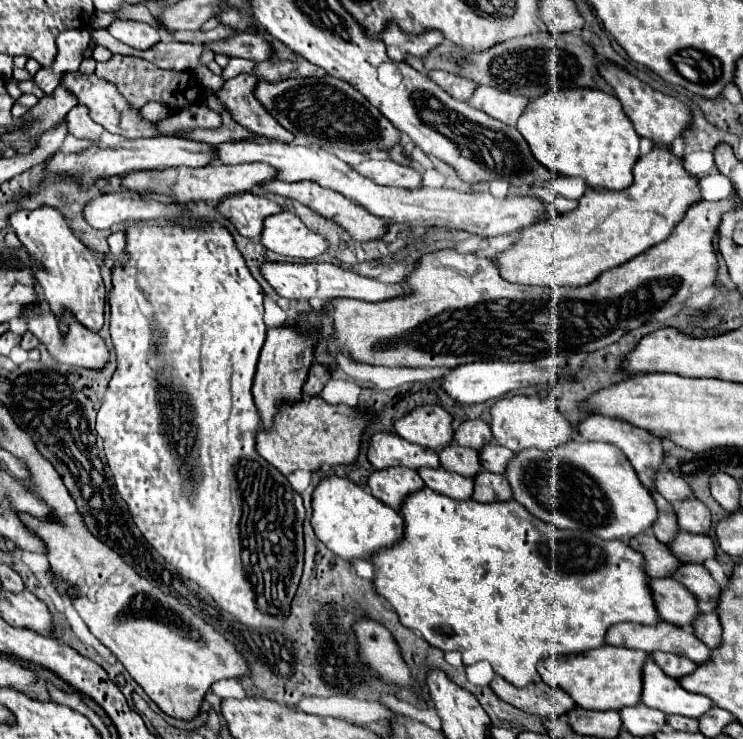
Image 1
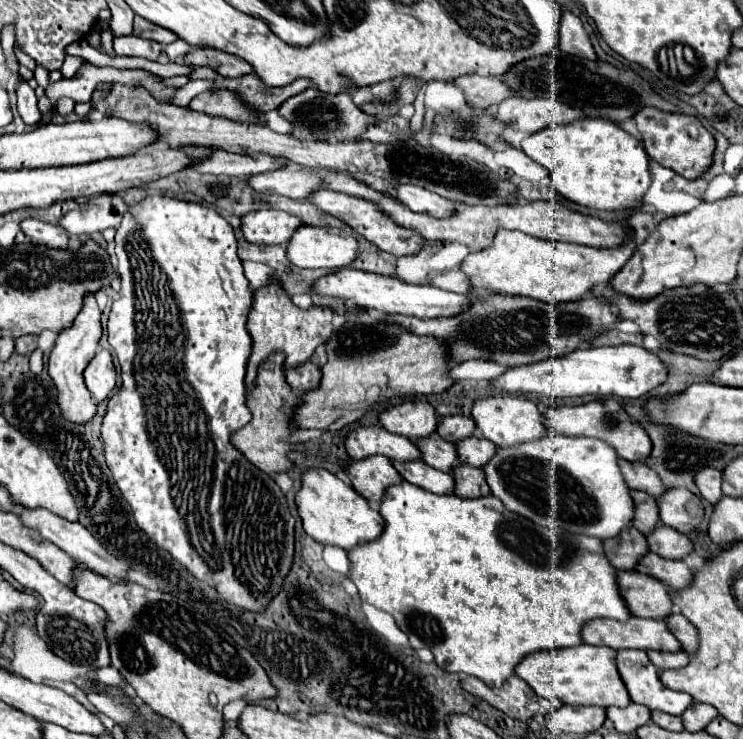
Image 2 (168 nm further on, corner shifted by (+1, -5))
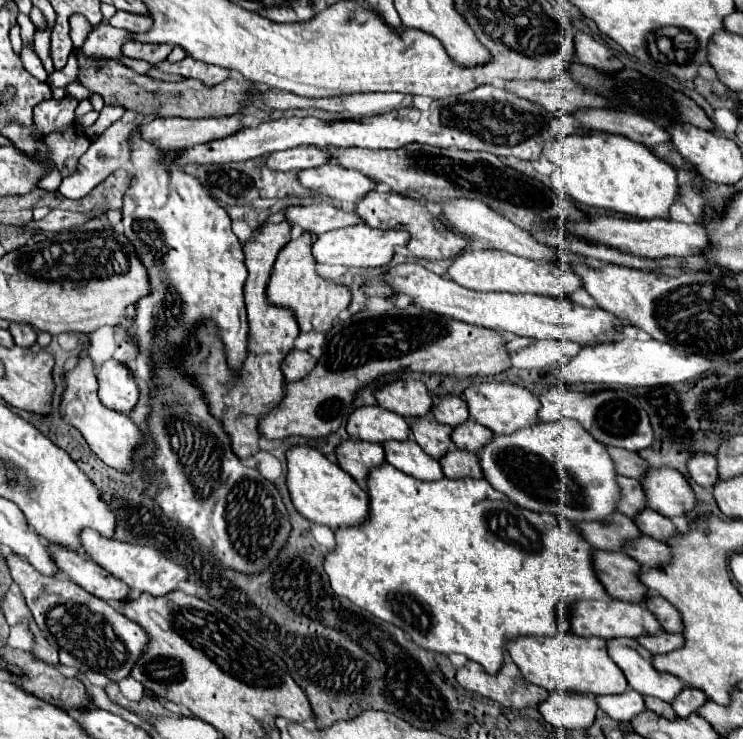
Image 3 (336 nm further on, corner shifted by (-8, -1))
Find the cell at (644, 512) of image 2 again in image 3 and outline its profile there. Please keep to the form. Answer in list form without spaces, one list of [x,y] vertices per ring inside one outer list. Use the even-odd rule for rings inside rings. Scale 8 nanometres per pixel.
[[[618,476],[616,482],[620,486],[620,500],[616,504],[616,510],[630,518],[636,516],[646,506],[642,484],[636,482],[634,478],[626,478],[626,476]]]

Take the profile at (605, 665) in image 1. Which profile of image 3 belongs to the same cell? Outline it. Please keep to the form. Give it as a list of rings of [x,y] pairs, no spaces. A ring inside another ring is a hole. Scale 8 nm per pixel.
[[[562,630],[556,636],[544,638],[520,636],[506,642],[506,652],[528,682],[546,688],[548,692],[562,688],[592,694],[622,694],[628,690],[626,678],[622,670],[608,658],[606,640],[602,638],[580,638],[570,630]]]

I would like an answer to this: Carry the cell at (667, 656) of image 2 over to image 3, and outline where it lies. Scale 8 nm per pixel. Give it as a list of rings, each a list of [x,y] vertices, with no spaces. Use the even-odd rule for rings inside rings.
[[[660,630],[658,634],[644,634],[636,638],[650,654],[666,654],[682,646],[682,634],[670,634]]]

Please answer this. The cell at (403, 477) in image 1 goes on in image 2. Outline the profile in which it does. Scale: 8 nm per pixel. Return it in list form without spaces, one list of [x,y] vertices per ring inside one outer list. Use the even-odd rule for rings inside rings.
[[[365,458],[363,462],[351,462],[347,468],[347,474],[353,482],[353,488],[369,500],[371,506],[379,506],[385,492],[391,486],[397,486],[403,480],[403,476],[395,470],[391,460],[387,458]]]

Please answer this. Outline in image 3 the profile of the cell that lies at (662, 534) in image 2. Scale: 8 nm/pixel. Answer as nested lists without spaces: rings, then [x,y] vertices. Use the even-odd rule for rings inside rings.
[[[644,508],[632,520],[638,526],[638,530],[644,532],[646,536],[650,536],[650,538],[656,538],[656,540],[664,542],[664,540],[670,540],[672,536],[676,536],[676,526],[668,518],[664,518],[662,514],[656,514],[650,508]]]

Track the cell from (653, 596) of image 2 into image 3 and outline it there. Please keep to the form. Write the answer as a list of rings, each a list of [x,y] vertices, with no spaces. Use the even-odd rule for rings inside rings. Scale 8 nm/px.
[[[594,548],[592,562],[598,580],[612,598],[626,602],[642,602],[646,598],[648,588],[638,580],[640,564],[634,558],[628,558],[620,550],[610,552]]]

